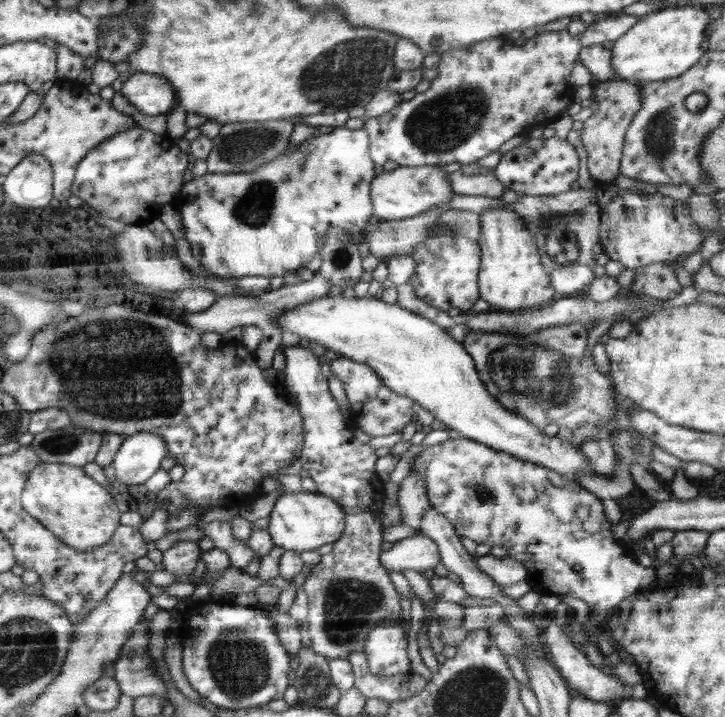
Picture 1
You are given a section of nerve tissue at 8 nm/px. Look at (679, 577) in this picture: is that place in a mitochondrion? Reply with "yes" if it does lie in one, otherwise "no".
no

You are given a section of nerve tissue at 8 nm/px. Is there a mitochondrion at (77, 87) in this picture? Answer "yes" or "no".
no

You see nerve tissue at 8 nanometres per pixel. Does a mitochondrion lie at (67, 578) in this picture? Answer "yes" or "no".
no

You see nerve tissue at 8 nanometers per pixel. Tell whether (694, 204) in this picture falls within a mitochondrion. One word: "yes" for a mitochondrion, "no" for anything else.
no

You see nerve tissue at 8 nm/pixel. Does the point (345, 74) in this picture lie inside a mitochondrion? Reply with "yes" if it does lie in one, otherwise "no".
yes

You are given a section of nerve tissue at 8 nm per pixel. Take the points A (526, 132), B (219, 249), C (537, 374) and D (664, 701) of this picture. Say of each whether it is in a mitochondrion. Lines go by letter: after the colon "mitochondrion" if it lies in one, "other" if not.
A: other
B: other
C: mitochondrion
D: other

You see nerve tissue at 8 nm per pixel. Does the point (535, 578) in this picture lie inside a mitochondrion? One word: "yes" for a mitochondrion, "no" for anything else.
no

